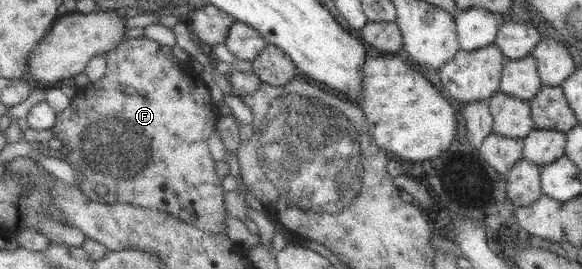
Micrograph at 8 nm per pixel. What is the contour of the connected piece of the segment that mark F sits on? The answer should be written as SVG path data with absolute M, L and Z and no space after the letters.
M144 36L122 40L116 48L107 53L107 72L104 72L104 77L79 89L71 98L71 103L67 109L57 113L57 115L56 124L51 130L64 144L66 162L82 174L82 177L78 179L78 184L80 184L80 189L86 193L86 197L92 199L92 201L111 205L114 203L130 203L130 205L138 207L160 209L160 211L166 211L166 213L174 215L180 221L196 225L196 228L202 229L202 231L226 233L226 215L228 215L228 210L224 206L225 191L222 186L222 178L220 178L220 174L216 170L216 162L212 159L210 149L208 149L208 139L214 133L220 117L218 108L216 103L212 101L210 89L208 89L208 85L202 79L201 74L193 70L190 62L178 60L173 54L172 47L154 42L154 40L149 40Z

